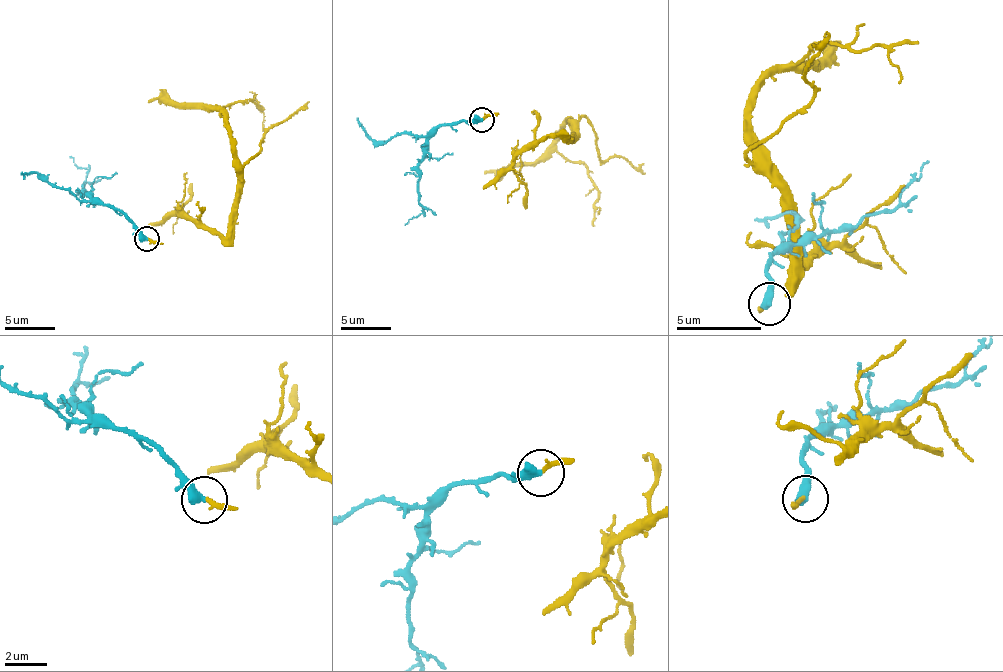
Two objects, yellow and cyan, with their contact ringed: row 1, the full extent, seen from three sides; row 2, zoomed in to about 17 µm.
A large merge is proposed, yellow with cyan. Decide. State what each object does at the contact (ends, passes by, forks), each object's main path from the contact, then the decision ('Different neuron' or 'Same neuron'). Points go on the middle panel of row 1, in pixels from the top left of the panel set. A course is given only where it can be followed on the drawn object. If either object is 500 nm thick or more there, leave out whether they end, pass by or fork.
At the ring yellow ends. At the ring cyan ends. Course of yellow: (484, 119), (499, 113), (532, 129), (539, 141), (573, 137), (565, 121), (556, 147), (586, 166), (598, 211). Course of cyan: (481, 119), (441, 126), (429, 139), (419, 173), (422, 211), (404, 225). Same neuron

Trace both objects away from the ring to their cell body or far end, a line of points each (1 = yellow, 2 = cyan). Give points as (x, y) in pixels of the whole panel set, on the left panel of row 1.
1: (149, 238), (164, 243), (197, 216), (227, 235), (237, 155), (219, 109), (250, 99), (260, 106), (263, 130)
2: (146, 238), (116, 208), (83, 194), (86, 171), (69, 157)

